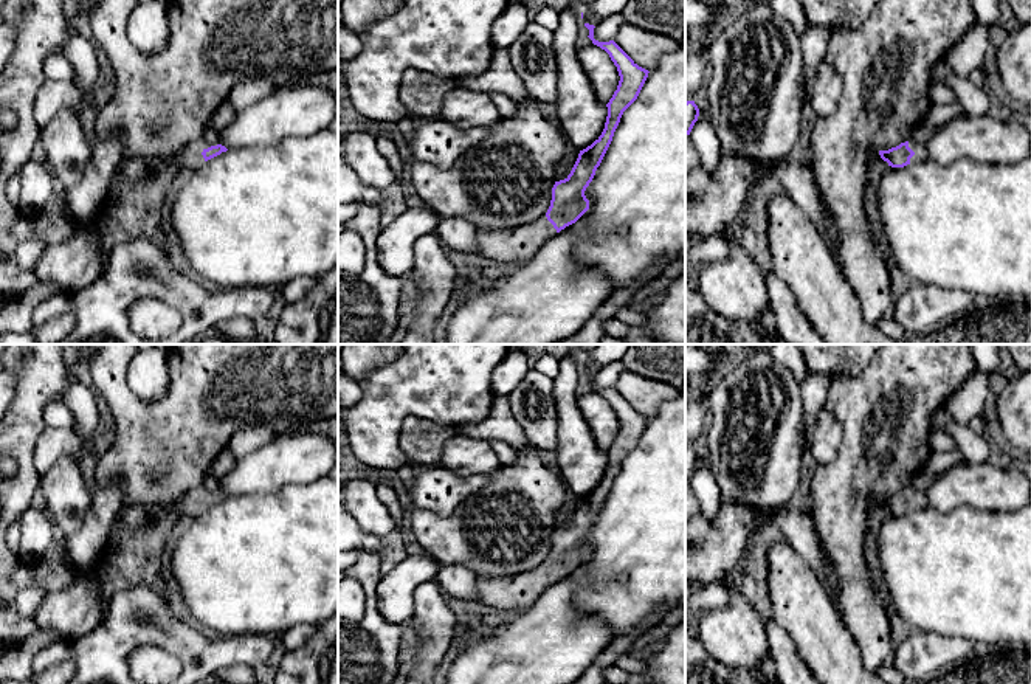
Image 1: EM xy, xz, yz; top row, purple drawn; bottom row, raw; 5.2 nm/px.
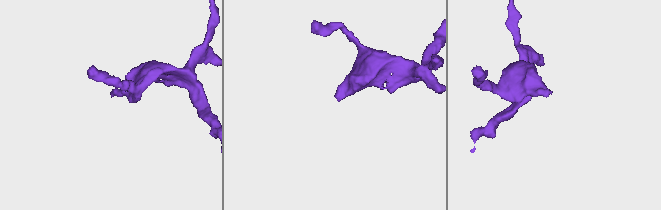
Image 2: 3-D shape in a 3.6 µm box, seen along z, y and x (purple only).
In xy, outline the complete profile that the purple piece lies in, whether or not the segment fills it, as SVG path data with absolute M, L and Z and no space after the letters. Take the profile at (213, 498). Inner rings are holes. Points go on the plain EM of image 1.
M195 489L189 492L178 504L177 510L184 521L191 521L208 507L226 499L228 496L222 492L211 493L205 489Z

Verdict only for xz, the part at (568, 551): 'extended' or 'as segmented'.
extended

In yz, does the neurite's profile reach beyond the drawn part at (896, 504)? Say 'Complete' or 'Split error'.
Split error

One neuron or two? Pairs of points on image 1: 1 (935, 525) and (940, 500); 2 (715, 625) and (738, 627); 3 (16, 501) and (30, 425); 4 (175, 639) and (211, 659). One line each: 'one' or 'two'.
1: two
2: one
3: one
4: one

